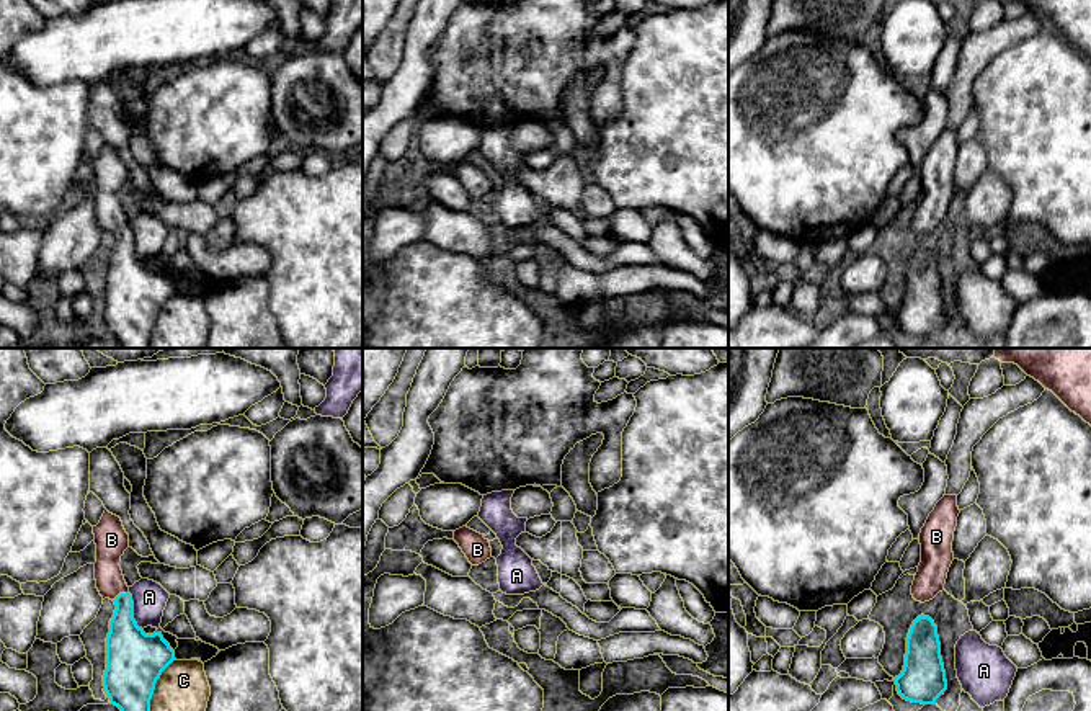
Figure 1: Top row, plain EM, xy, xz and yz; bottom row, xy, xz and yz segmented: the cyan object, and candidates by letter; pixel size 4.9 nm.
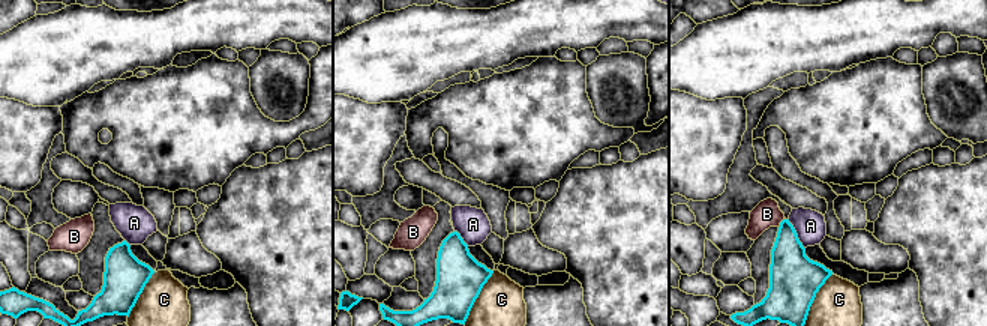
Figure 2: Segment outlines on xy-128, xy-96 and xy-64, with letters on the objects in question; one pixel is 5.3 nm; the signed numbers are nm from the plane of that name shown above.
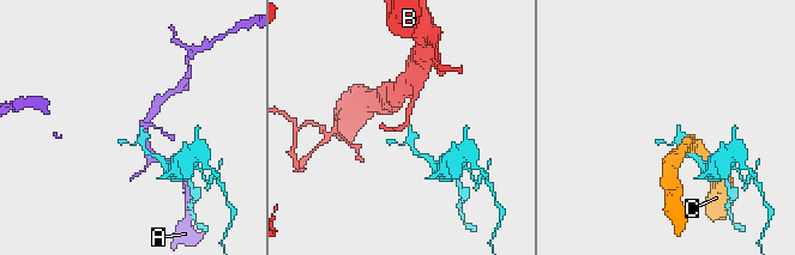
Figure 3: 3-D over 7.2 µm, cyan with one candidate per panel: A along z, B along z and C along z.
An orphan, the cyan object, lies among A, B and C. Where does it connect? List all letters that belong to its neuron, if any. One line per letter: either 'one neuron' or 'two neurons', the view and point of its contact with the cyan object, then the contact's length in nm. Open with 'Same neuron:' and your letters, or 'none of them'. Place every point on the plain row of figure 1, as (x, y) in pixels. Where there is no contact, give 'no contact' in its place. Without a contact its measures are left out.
Same neuron: B
A: two neurons; meets cyan in xy at (133, 245); contact 200 nm long
B: one neuron; meets cyan in xy at (120, 228); contact 90 nm long
C: two neurons; meets cyan in xy at (154, 321); contact 300 nm long

